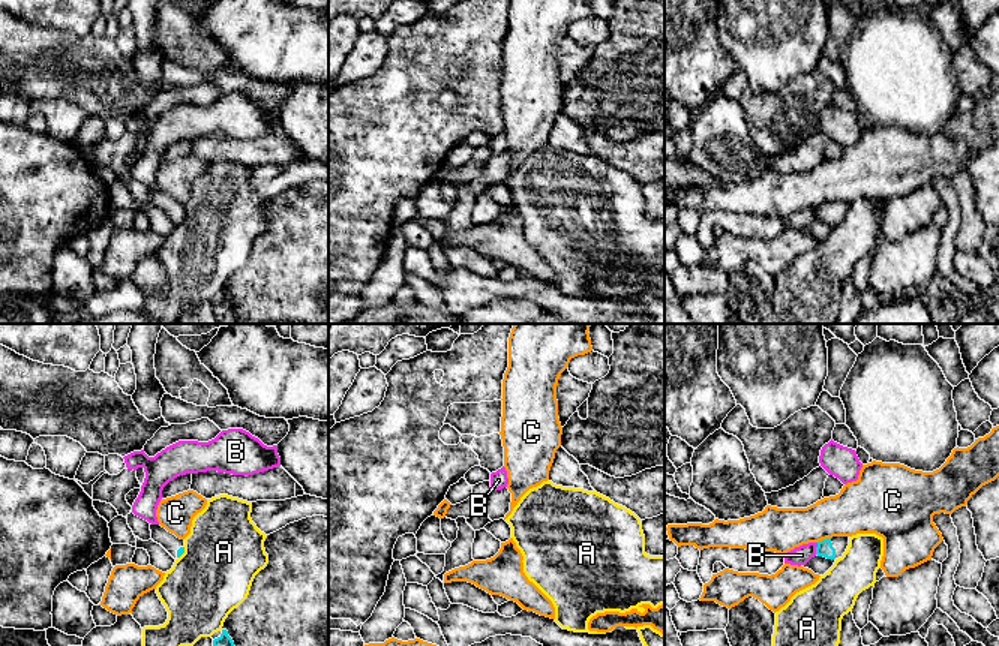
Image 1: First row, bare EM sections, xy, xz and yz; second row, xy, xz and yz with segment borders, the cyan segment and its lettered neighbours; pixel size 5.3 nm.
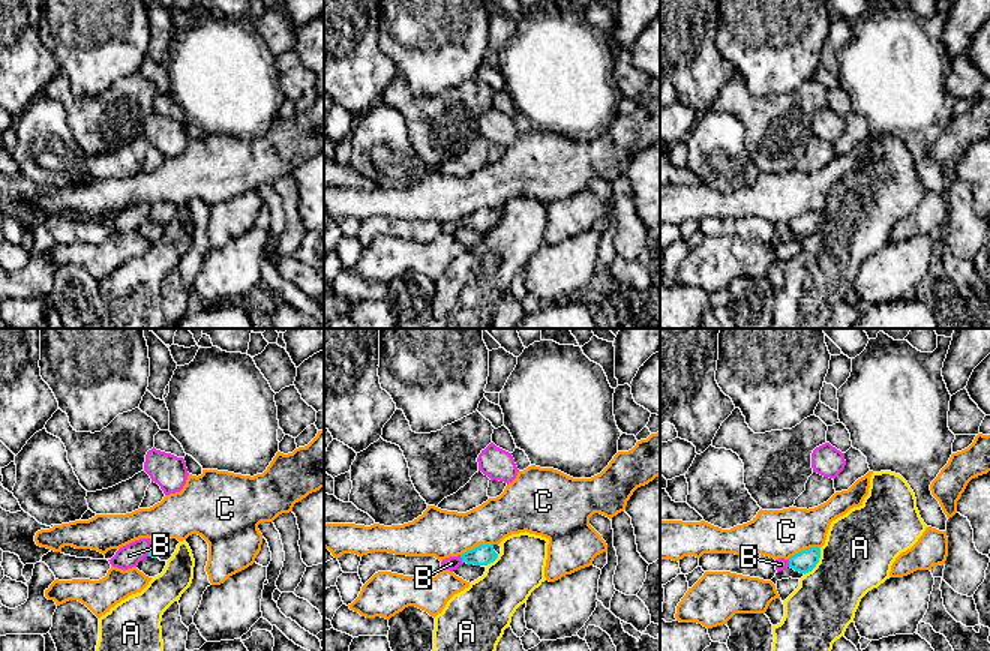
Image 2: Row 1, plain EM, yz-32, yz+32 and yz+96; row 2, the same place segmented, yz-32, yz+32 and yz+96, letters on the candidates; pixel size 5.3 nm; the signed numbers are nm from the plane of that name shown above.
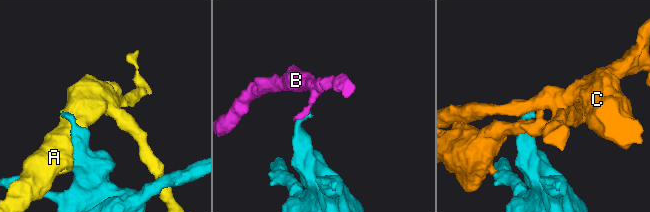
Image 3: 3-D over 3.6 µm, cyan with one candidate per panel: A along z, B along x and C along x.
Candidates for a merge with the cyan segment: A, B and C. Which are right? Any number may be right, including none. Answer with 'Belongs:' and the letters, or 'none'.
Belongs: none

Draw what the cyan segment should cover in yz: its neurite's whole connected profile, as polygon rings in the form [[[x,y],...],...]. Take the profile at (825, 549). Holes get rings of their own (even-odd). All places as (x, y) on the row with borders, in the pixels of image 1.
[[[832,537],[818,543],[816,555],[826,559],[838,559],[849,546],[849,537]]]

